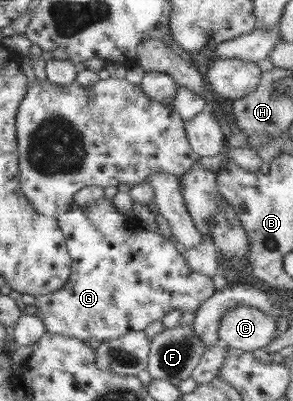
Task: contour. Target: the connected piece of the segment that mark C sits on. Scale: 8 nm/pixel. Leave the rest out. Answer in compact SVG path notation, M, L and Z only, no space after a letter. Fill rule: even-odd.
M237 306L225 312L218 335L230 348L253 352L271 345L277 332L277 317L252 306Z

